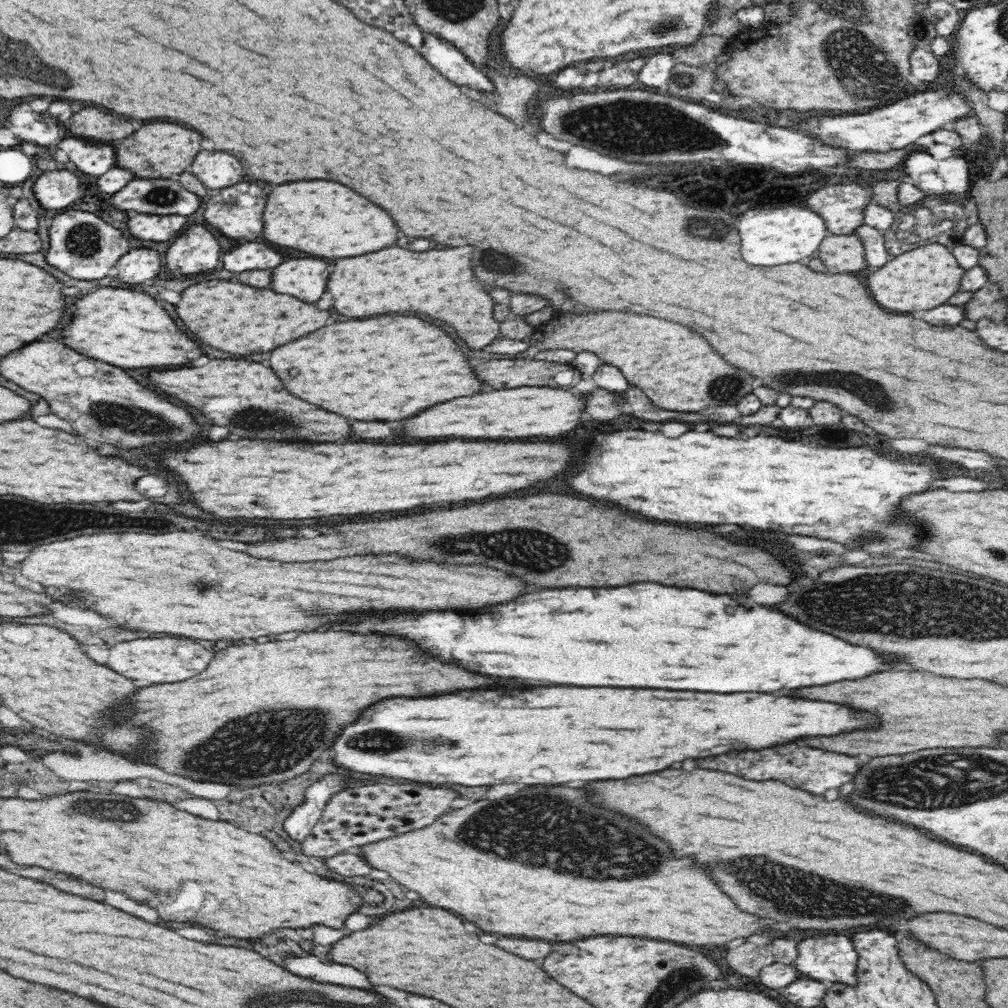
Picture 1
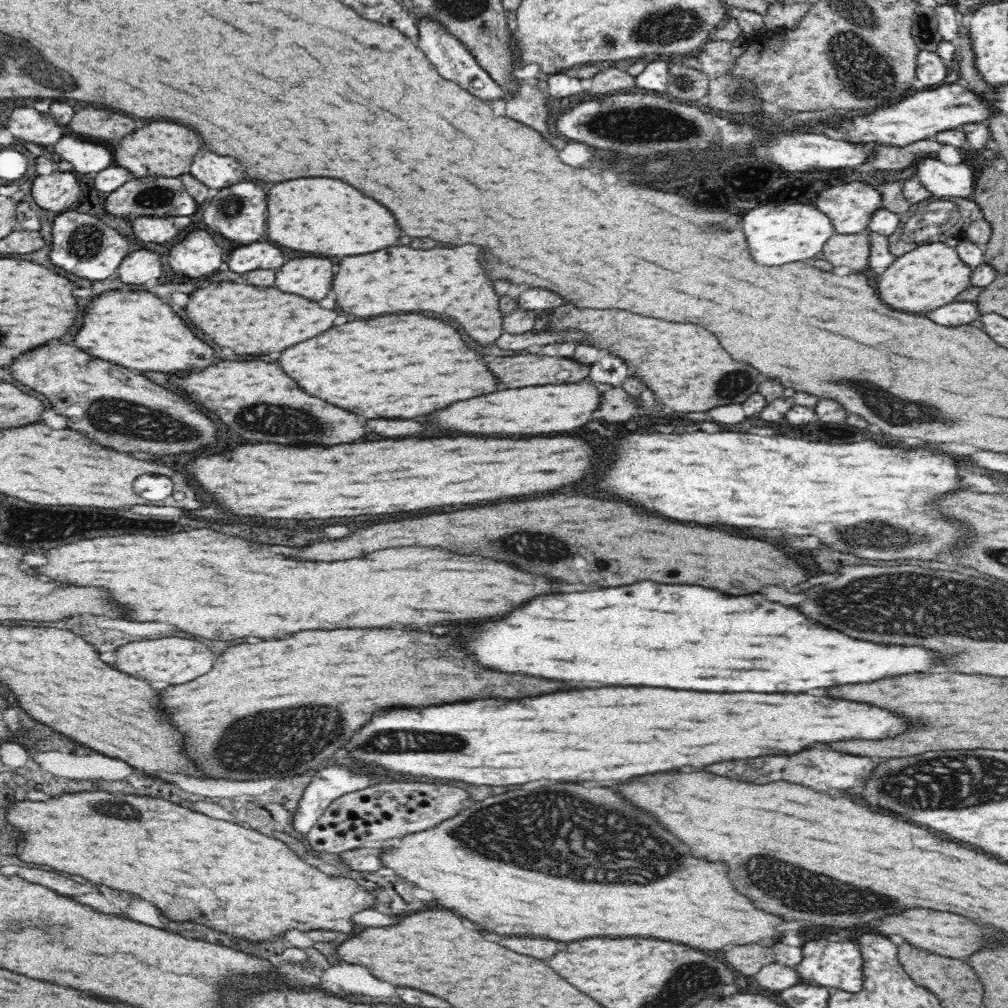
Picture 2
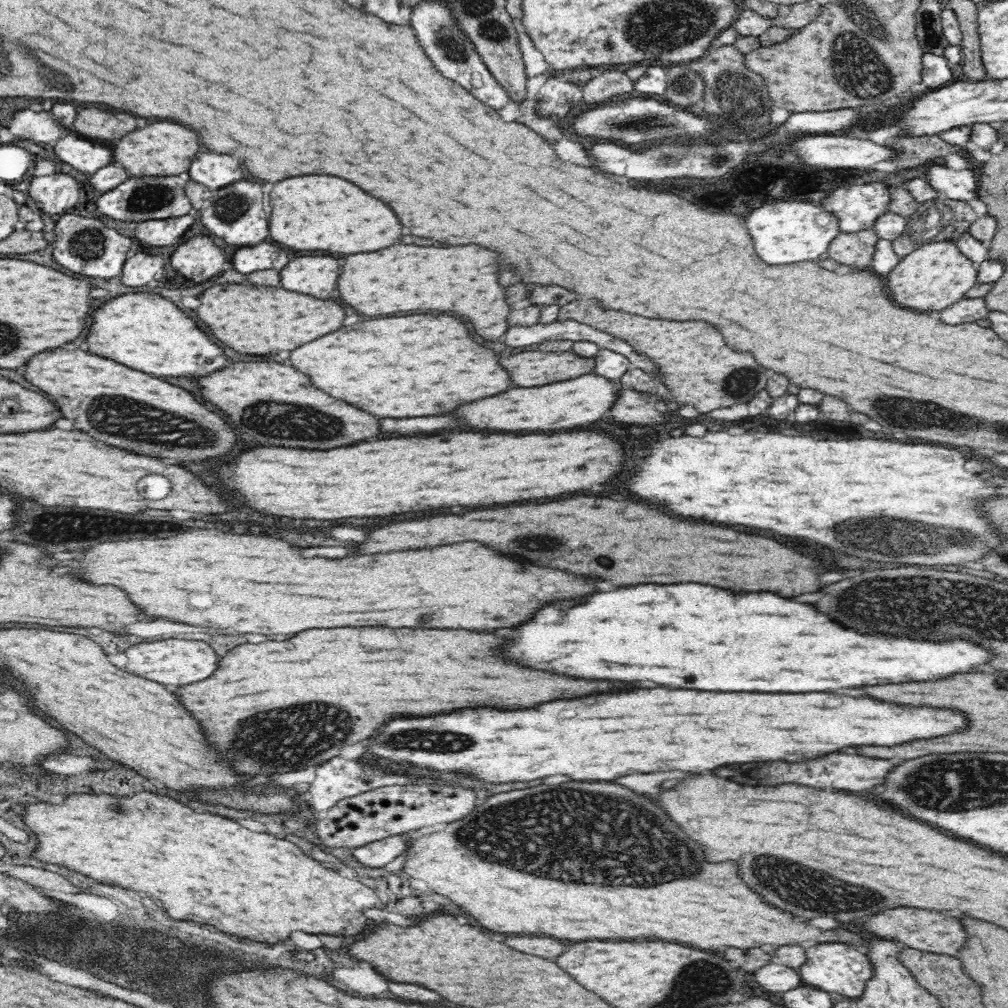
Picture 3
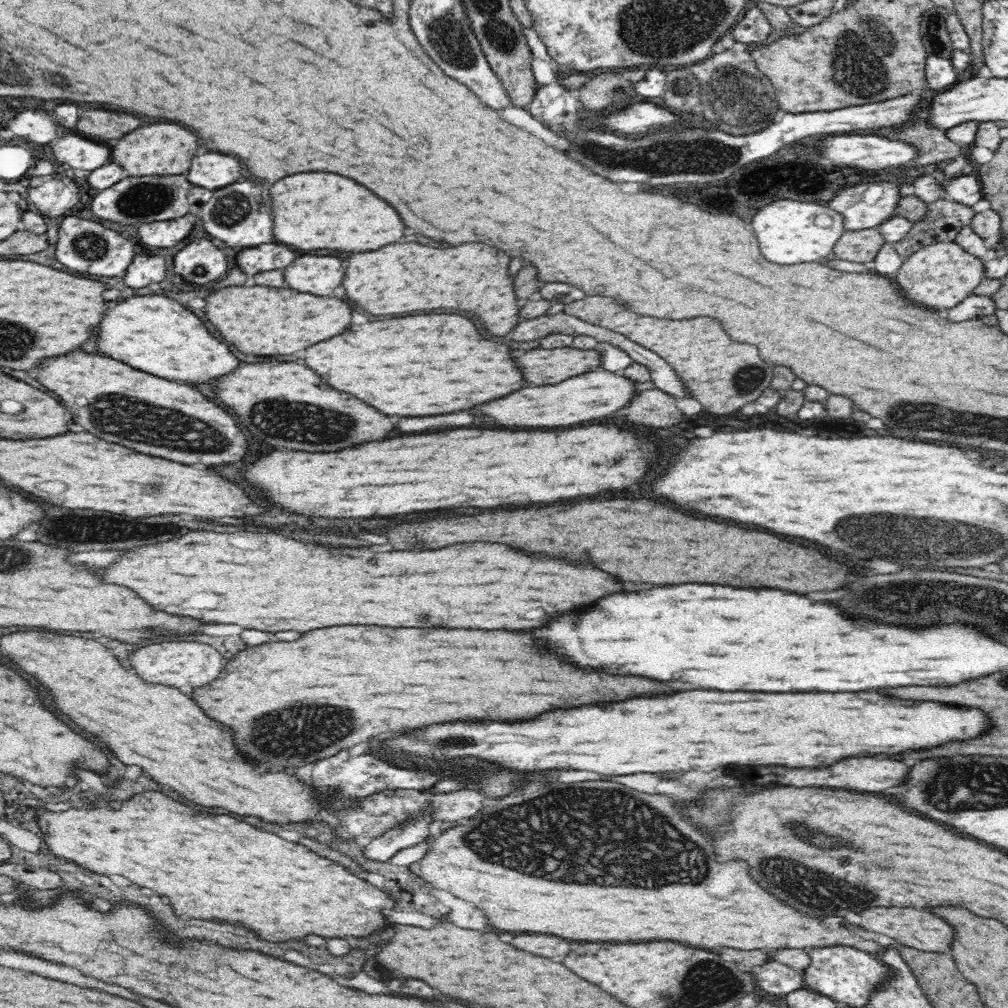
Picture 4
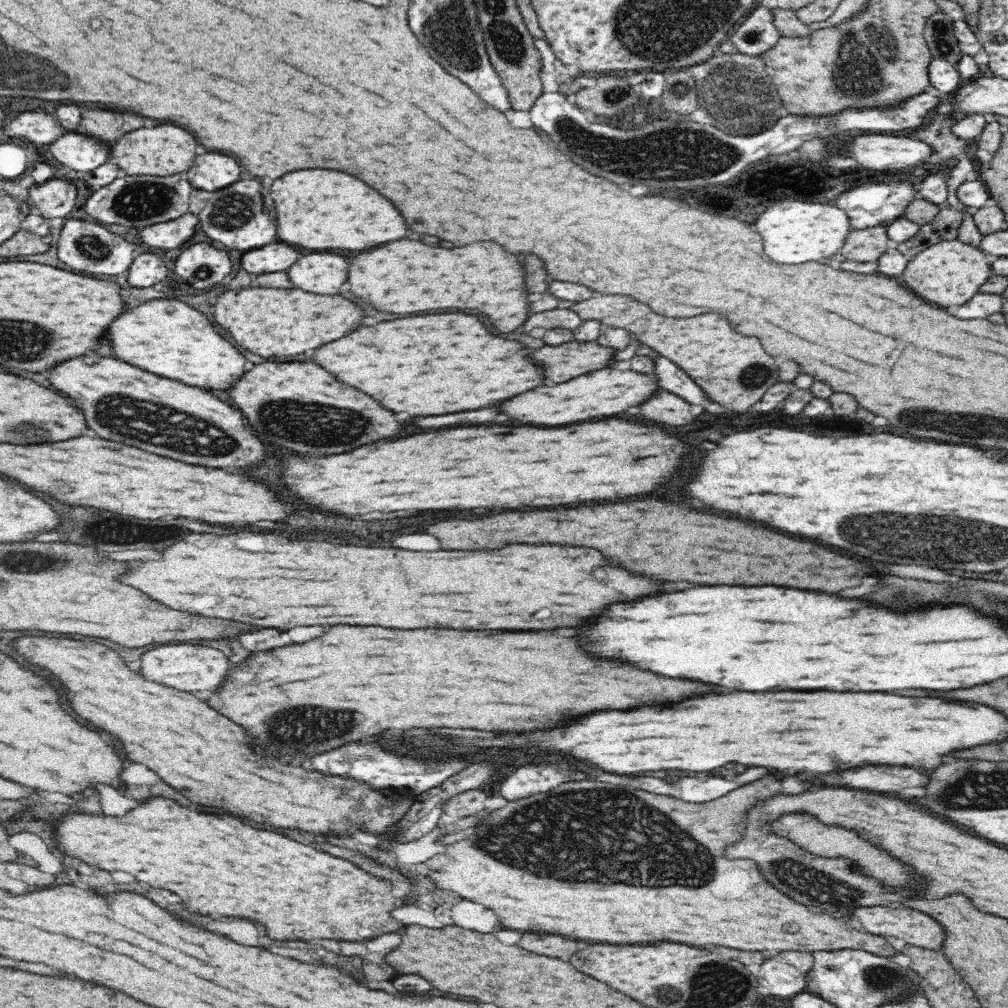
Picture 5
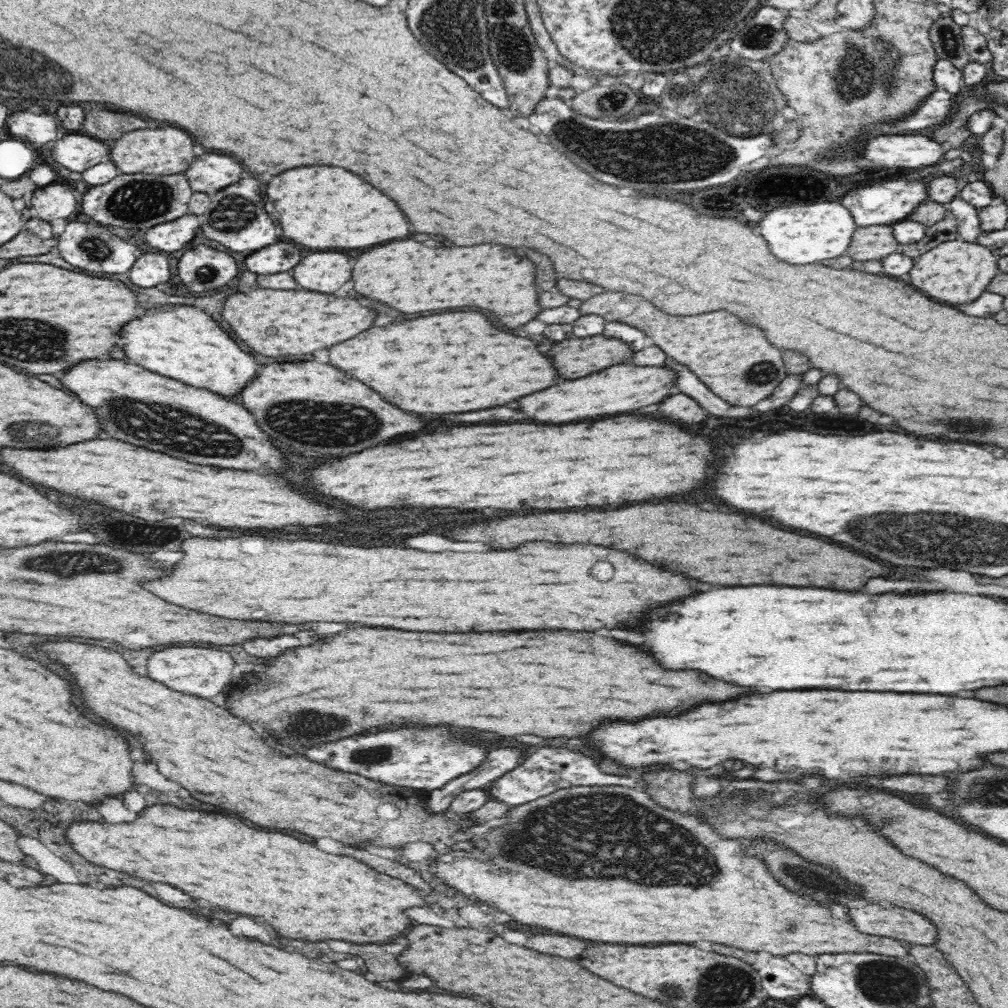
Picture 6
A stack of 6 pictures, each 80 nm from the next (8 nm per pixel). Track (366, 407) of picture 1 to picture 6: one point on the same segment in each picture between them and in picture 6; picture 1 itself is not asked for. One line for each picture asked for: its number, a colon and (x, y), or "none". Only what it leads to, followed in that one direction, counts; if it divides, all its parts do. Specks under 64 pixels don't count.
2: (401, 366)
3: (406, 366)
4: (431, 364)
5: (437, 364)
6: (456, 362)

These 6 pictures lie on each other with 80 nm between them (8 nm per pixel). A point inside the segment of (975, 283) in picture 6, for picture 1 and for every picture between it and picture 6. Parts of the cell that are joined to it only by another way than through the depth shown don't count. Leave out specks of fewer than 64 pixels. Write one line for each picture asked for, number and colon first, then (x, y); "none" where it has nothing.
1: (920, 279)
2: (932, 275)
3: (930, 278)
4: (941, 275)
5: (949, 273)

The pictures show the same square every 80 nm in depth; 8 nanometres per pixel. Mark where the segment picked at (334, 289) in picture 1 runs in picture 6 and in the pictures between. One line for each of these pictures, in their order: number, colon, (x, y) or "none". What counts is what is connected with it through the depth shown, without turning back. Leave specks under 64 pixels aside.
2: (448, 281)
3: (464, 280)
4: (409, 277)
5: (404, 277)
6: (407, 275)

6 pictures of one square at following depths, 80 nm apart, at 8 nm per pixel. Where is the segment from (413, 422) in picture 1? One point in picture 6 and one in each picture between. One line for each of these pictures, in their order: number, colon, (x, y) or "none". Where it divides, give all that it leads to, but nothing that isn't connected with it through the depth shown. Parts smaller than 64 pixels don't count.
2: (535, 409)
3: (582, 400)
4: (595, 394)
5: (606, 391)
6: (623, 387)

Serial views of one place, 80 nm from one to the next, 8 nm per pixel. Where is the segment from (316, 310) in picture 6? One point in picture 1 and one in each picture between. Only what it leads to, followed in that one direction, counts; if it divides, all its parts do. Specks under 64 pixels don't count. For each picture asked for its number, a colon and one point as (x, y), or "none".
1: (233, 318)
2: (251, 320)
3: (252, 320)
4: (263, 321)
5: (268, 322)

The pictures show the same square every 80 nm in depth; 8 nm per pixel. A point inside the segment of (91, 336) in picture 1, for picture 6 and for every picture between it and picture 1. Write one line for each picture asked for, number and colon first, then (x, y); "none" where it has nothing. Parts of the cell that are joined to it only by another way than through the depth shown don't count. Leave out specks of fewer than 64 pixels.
2: (136, 328)
3: (143, 331)
4: (154, 334)
5: (166, 337)
6: (182, 343)

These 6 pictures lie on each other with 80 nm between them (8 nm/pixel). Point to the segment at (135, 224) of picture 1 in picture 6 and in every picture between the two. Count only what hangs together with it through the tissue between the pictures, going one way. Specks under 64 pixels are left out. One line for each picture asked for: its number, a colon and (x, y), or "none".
2: (164, 229)
3: (166, 232)
4: (161, 234)
5: (171, 234)
6: (177, 234)

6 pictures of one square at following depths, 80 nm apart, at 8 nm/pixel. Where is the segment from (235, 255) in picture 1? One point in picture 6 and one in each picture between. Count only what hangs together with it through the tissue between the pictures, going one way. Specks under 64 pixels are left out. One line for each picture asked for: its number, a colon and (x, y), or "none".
2: (257, 255)
3: (264, 256)
4: (270, 256)
5: (275, 257)
6: (280, 257)

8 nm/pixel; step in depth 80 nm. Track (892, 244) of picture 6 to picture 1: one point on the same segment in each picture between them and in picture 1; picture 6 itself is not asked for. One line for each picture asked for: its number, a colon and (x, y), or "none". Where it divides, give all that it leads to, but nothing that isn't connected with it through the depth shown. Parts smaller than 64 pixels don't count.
1: (839, 253)
2: (852, 250)
3: (856, 249)
4: (862, 246)
5: (866, 245)

